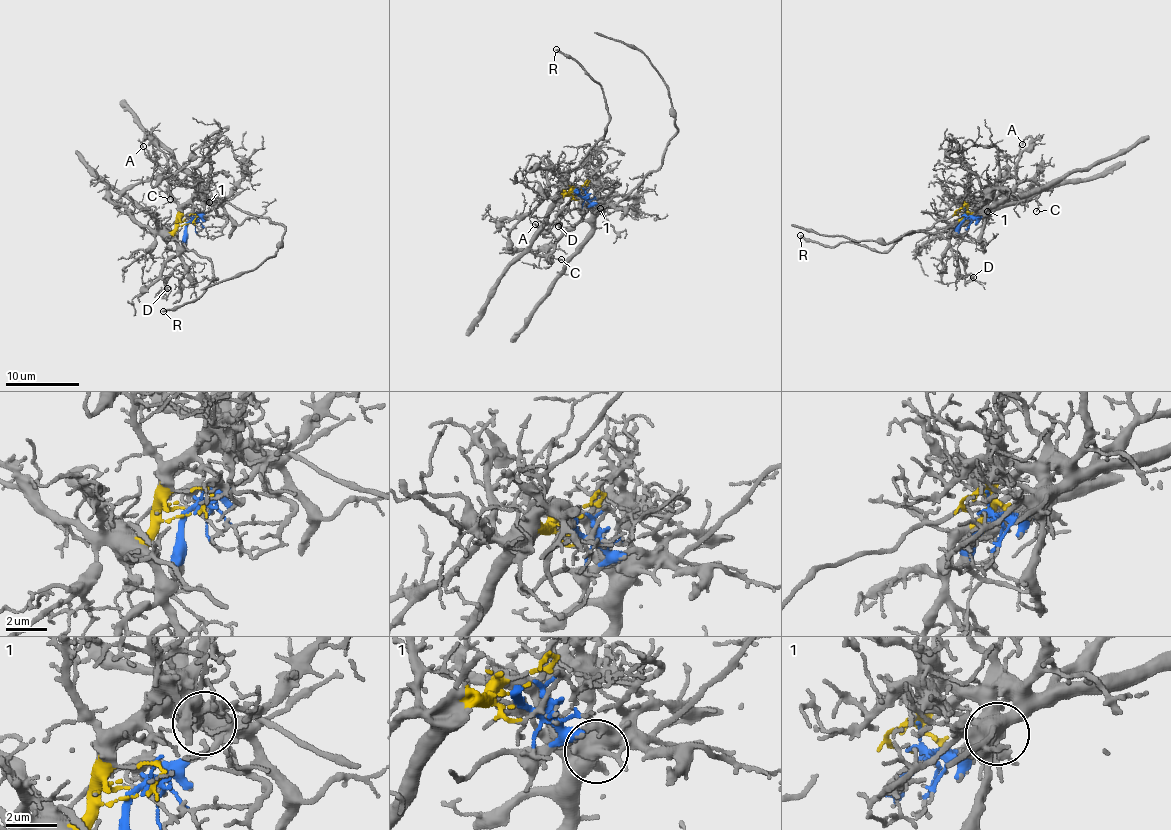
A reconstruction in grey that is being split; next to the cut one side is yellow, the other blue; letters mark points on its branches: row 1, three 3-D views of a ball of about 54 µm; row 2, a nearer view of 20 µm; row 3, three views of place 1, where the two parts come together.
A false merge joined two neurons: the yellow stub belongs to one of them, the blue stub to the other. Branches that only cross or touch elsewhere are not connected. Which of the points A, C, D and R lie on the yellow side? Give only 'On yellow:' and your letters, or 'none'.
On yellow: D, R

